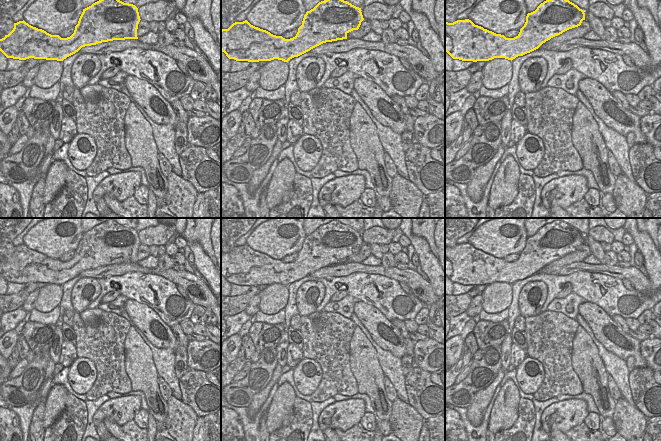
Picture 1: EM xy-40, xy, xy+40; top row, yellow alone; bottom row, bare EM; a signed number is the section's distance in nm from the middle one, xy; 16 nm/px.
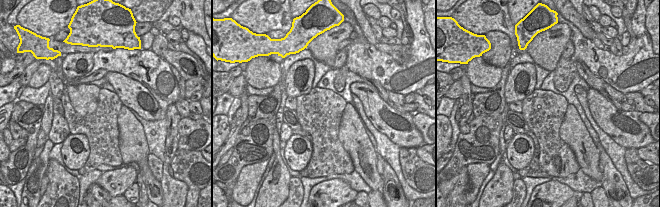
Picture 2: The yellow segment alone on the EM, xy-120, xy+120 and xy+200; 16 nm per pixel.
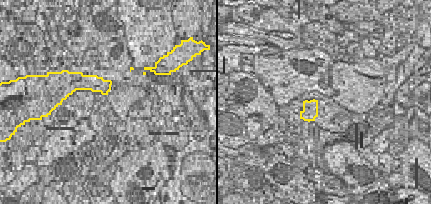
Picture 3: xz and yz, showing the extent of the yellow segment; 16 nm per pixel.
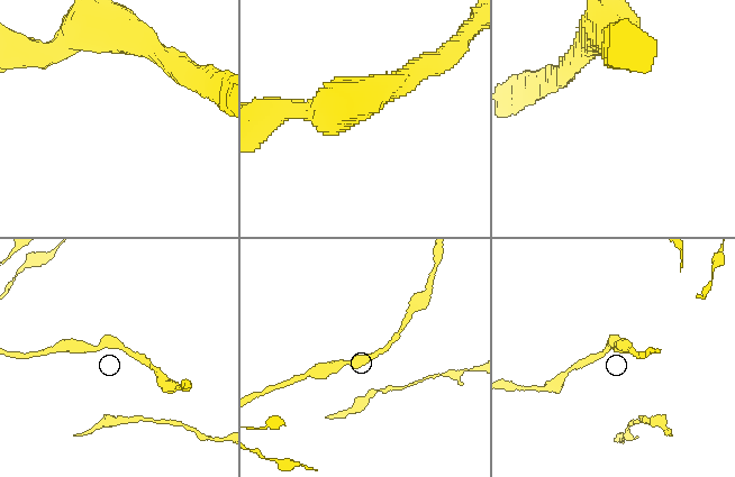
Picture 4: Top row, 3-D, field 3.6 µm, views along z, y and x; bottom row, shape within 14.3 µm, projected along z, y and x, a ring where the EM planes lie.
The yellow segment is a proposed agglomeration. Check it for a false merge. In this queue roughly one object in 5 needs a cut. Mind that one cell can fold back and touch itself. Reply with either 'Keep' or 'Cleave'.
Keep.

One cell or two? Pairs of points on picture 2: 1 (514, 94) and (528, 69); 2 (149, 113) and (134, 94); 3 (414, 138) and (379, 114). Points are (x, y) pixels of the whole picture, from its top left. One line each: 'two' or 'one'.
1: one
2: one
3: one

